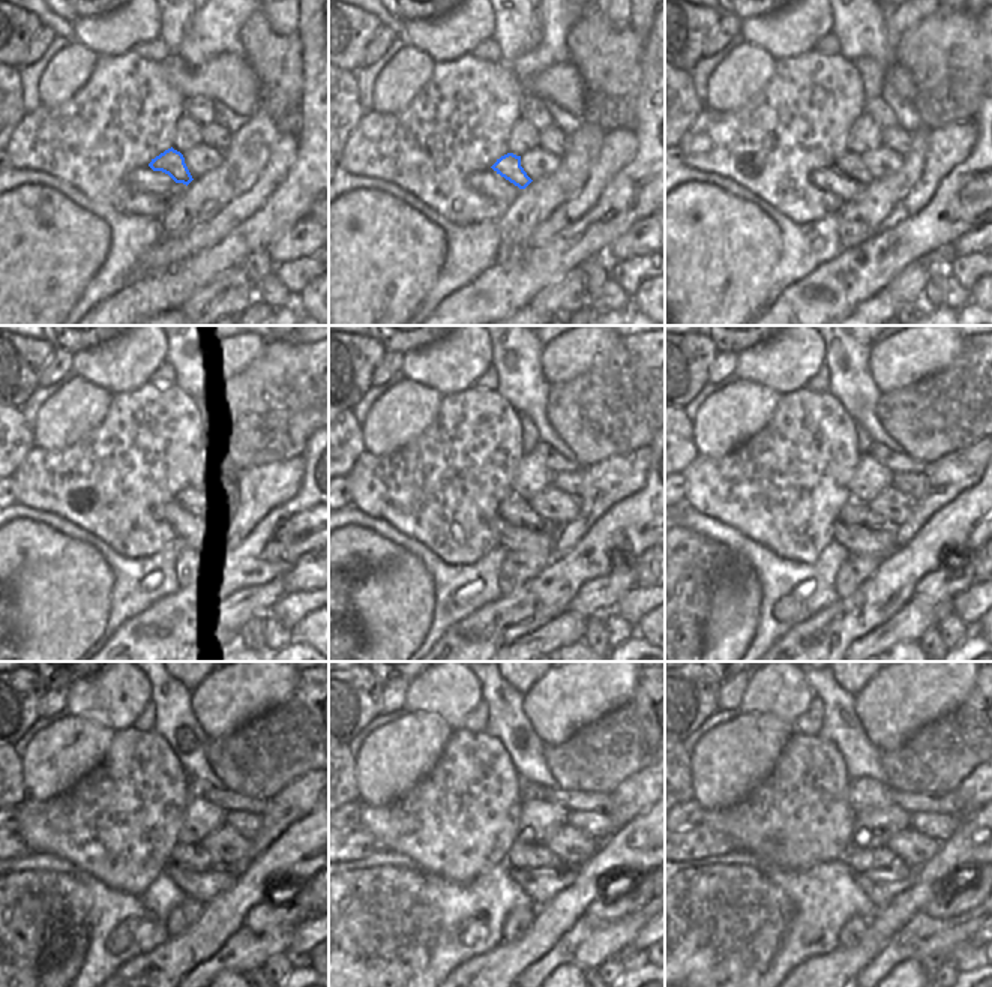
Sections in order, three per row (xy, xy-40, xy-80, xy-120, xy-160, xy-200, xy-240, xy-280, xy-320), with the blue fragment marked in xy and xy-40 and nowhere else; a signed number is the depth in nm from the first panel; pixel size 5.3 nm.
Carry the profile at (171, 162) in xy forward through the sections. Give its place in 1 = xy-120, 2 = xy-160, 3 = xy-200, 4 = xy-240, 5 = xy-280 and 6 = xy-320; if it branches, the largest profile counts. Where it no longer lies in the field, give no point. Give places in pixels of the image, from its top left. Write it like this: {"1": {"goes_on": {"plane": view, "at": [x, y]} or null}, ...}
{"1": {"goes_on": {"plane": "xy-120", "at": [185, 500]}}, "2": {"goes_on": {"plane": "xy-160", "at": [515, 510]}}, "3": {"goes_on": {"plane": "xy-200", "at": [854, 513]}}, "4": {"goes_on": {"plane": "xy-240", "at": [189, 855]}}, "5": {"goes_on": {"plane": "xy-280", "at": [520, 857]}}, "6": {"goes_on": {"plane": "xy-320", "at": [871, 860]}}}

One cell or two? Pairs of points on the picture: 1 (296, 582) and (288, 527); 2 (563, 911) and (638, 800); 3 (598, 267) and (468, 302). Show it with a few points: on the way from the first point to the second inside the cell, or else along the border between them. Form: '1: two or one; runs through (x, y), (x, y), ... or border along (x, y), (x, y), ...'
1: two; border along (312, 549), (282, 576)
2: two; border along (647, 810), (614, 831)
3: two; border along (604, 254), (595, 254), (580, 266)

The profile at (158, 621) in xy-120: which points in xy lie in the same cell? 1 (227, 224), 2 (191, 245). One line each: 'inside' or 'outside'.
1: outside
2: outside

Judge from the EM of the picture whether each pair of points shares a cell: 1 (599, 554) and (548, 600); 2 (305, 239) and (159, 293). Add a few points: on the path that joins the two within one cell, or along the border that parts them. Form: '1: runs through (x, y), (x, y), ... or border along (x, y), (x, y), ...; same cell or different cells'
1: runs through (595, 566), (580, 566), (562, 584); same cell
2: border along (293, 227), (281, 233), (266, 249); different cells

